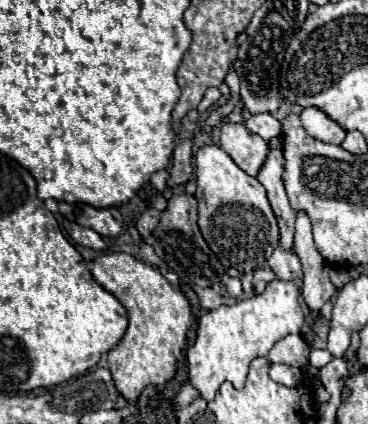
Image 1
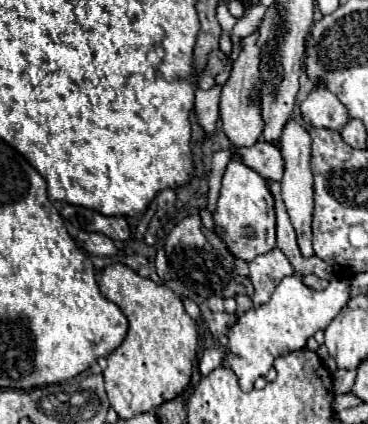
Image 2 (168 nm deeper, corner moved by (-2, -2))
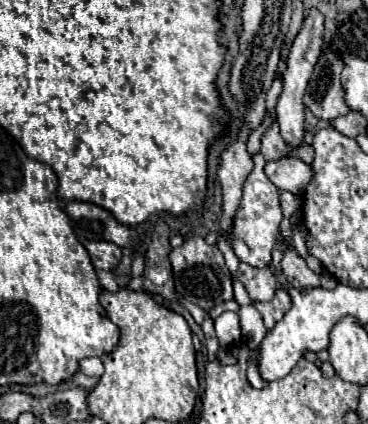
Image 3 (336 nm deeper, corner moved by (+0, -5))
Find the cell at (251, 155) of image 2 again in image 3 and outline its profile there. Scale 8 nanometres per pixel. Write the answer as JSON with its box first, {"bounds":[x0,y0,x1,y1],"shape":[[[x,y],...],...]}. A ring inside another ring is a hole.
{"bounds":[265,158,313,194],"shape":[[[285,158],[285,162],[267,162],[265,174],[279,190],[299,194],[311,182],[313,168],[299,158]]]}

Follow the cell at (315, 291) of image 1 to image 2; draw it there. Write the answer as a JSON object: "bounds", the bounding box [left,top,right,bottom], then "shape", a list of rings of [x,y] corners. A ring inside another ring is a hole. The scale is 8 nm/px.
{"bounds":[281,119,313,257],"shape":[[[293,119],[287,121],[285,131],[283,131],[283,139],[281,139],[283,147],[281,147],[281,155],[285,159],[285,175],[281,179],[281,195],[287,207],[287,213],[291,217],[291,223],[295,227],[297,233],[297,241],[299,241],[299,249],[303,257],[313,257],[313,245],[311,245],[311,221],[313,221],[313,175],[311,175],[311,167],[309,167],[309,159],[311,159],[311,139],[305,127],[301,127],[299,123],[295,123]]]}

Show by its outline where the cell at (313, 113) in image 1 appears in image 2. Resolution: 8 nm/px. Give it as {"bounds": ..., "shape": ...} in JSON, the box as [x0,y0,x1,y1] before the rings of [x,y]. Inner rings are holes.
{"bounds":[301,85,349,131],"shape":[[[323,85],[315,87],[309,97],[301,103],[301,117],[311,127],[323,127],[333,131],[341,131],[349,121],[343,103]]]}

